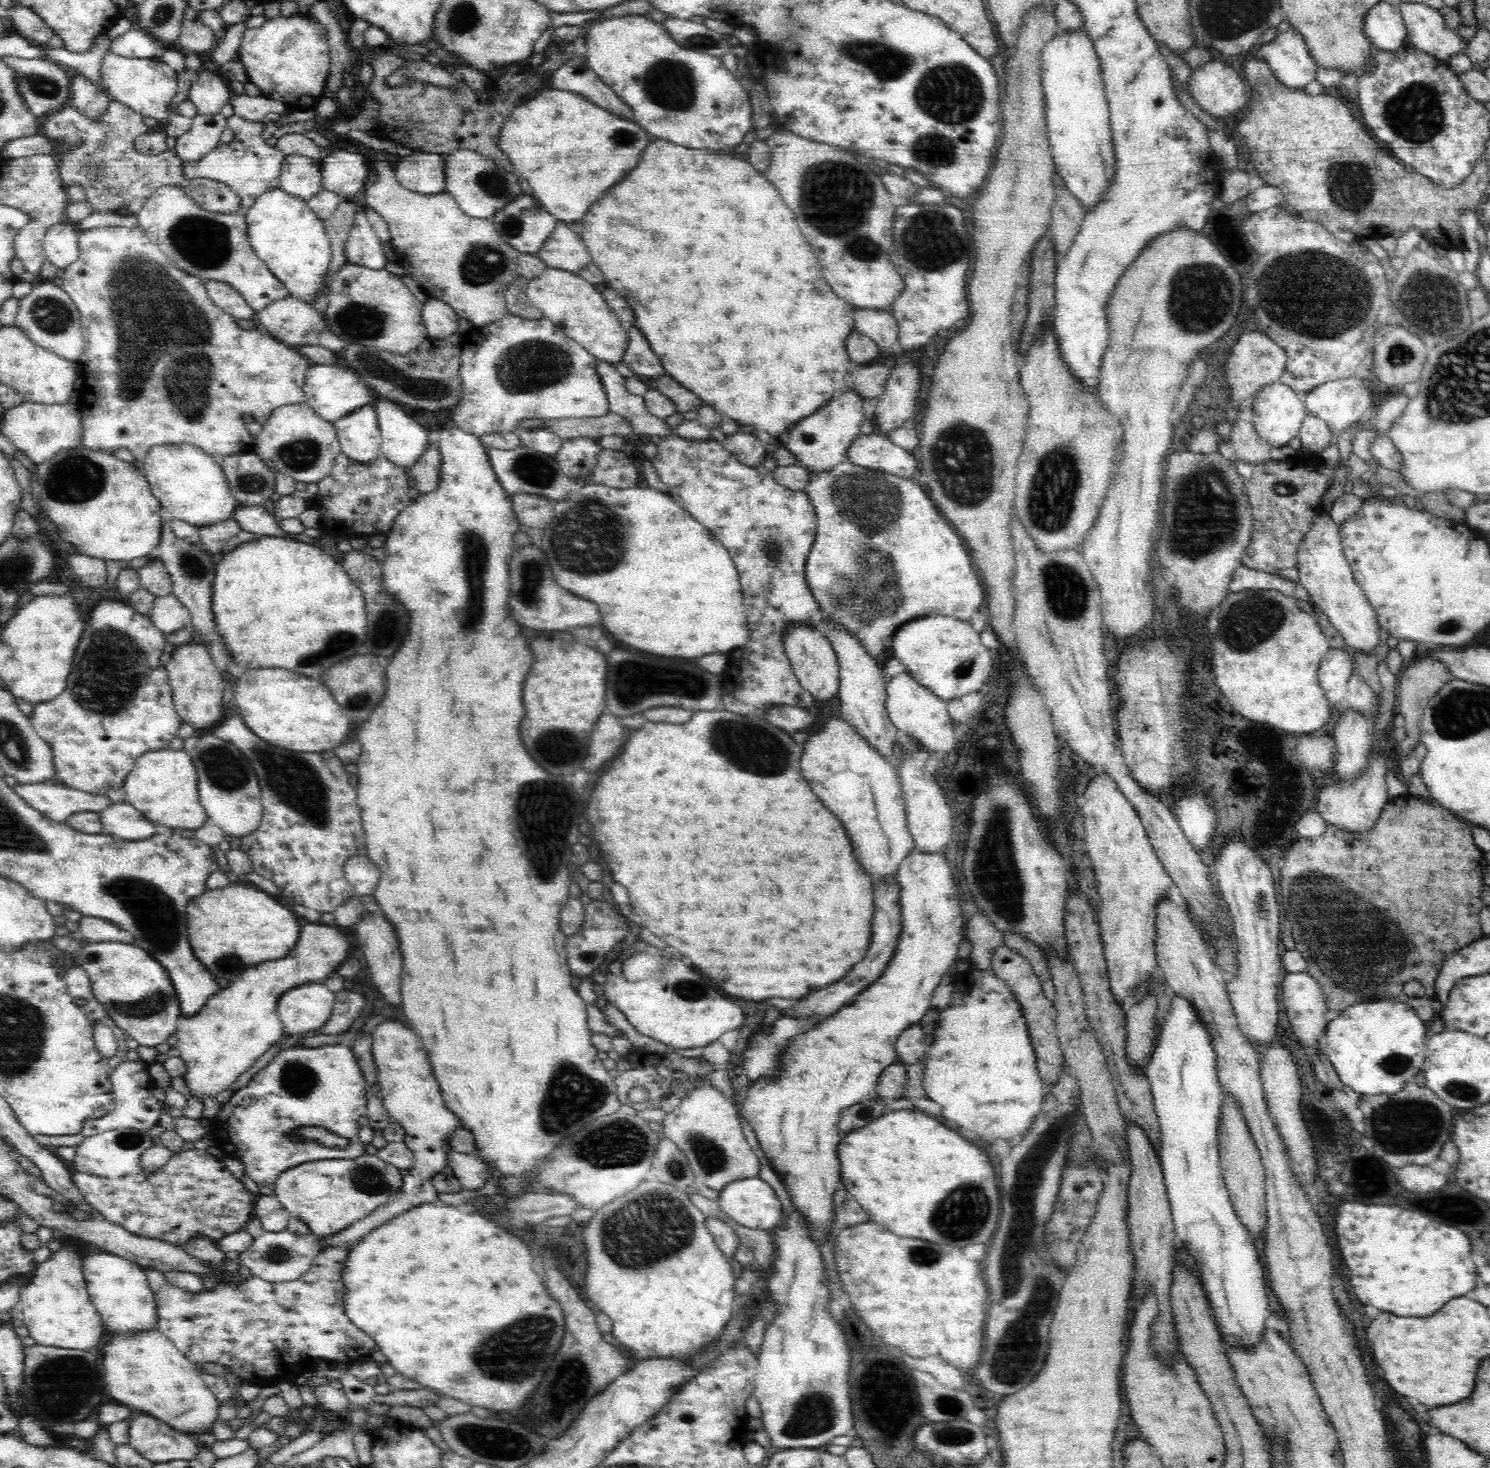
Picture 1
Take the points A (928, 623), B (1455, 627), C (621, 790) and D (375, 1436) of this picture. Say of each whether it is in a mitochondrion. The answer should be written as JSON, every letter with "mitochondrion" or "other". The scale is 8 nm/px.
{"A":"other","B":"mitochondrion","C":"other","D":"other"}

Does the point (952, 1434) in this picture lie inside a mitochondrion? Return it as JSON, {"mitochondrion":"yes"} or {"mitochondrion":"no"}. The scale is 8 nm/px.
{"mitochondrion":"yes"}

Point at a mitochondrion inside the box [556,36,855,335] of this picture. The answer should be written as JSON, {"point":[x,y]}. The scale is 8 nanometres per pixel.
{"point":[669,84]}

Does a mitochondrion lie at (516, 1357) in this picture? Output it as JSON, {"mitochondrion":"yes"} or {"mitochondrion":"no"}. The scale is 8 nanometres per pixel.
{"mitochondrion":"yes"}

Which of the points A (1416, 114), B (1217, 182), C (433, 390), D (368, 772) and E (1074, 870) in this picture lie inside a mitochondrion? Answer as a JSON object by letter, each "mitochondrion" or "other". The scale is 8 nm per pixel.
{"A":"mitochondrion","B":"other","C":"mitochondrion","D":"other","E":"other"}

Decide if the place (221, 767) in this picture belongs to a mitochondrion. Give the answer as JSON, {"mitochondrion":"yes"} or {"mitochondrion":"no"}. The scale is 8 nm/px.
{"mitochondrion":"yes"}

